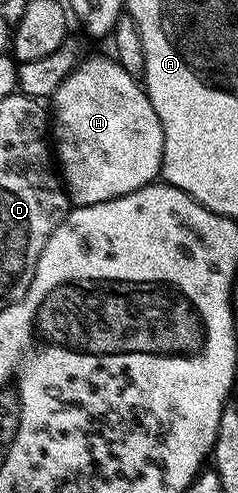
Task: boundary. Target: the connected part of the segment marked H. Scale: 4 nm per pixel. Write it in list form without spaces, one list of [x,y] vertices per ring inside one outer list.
[[[84,56],[79,66],[61,83],[61,87],[57,87],[55,96],[50,98],[49,113],[53,118],[53,153],[58,161],[57,169],[66,188],[68,202],[72,206],[105,203],[109,199],[117,199],[121,195],[129,195],[141,187],[152,184],[160,176],[163,167],[163,128],[161,127],[161,119],[157,119],[157,111],[153,111],[153,103],[147,97],[146,88],[136,78],[131,77],[129,71],[125,71],[125,67],[121,67],[114,56]]]

